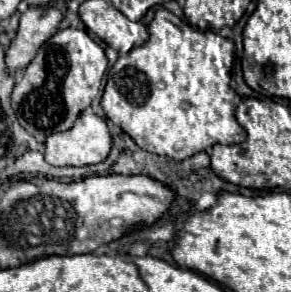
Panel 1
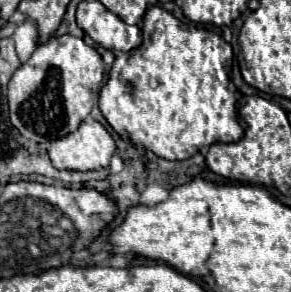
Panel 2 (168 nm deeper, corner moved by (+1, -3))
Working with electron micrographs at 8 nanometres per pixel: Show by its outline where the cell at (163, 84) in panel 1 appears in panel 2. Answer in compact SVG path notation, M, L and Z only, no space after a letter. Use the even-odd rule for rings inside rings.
M150 6L144 14L144 24L142 24L142 46L126 52L126 54L116 54L114 66L110 70L108 82L102 86L100 90L100 110L104 114L104 118L108 120L108 124L114 128L114 132L124 140L134 144L136 148L144 148L148 152L154 152L160 158L166 160L186 160L192 158L194 154L202 152L204 148L218 144L218 142L238 142L244 136L242 126L238 124L238 116L236 116L236 86L230 80L230 66L232 66L232 46L221 35L204 28L192 28L192 26L184 26L178 18L174 18L170 12L162 10L160 6Z

